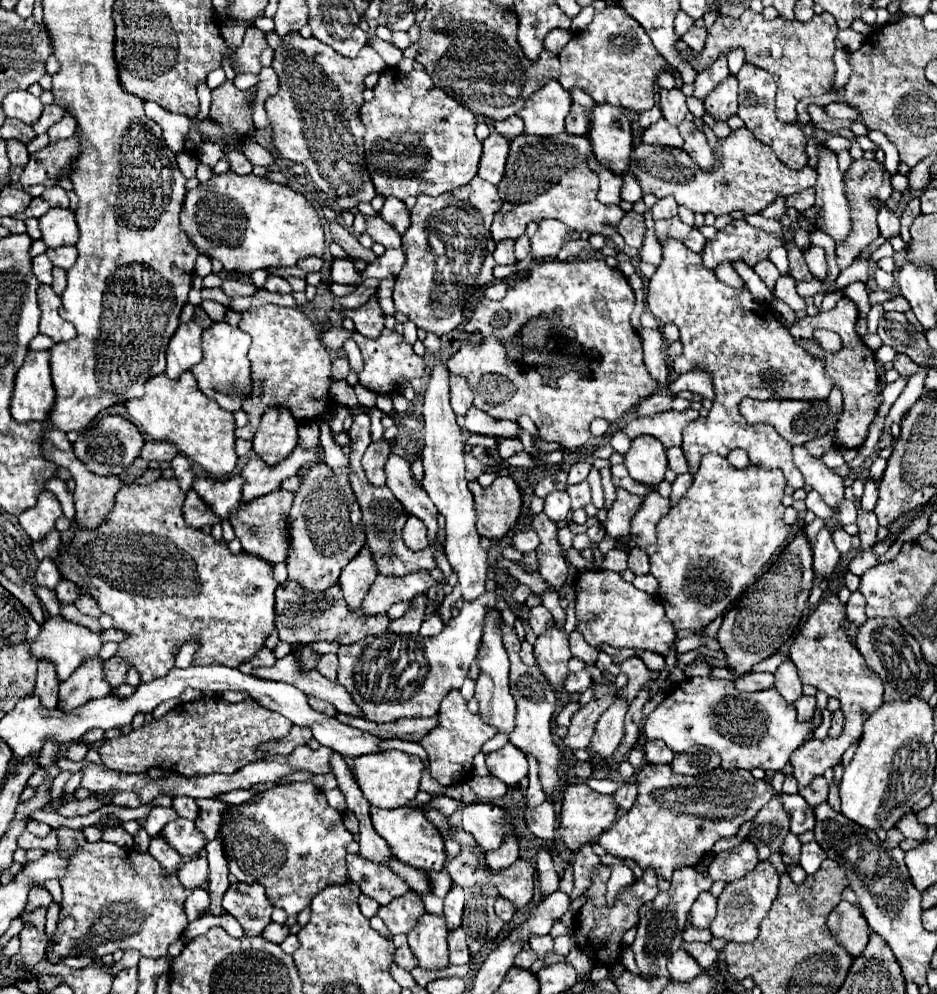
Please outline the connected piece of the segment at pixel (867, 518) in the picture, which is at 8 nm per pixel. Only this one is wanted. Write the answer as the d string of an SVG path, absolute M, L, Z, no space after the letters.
M858 506L858 528L860 528L860 550L868 550L876 544L876 528L878 528L878 518L874 512L862 512L862 508Z

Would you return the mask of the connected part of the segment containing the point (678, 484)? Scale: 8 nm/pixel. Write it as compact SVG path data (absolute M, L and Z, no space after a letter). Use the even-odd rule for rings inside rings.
M686 472L686 474L682 474L682 476L678 476L676 478L676 482L672 484L672 494L670 494L670 500L672 500L672 506L680 500L680 496L692 486L692 474L690 472Z

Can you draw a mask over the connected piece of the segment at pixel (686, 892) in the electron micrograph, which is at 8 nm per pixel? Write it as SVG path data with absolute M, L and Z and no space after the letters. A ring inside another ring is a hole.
M680 868L672 876L672 888L668 892L660 892L654 898L652 910L638 922L638 936L634 944L630 946L640 970L640 976L654 978L654 976L668 976L666 962L668 958L680 948L682 944L682 932L688 924L688 912L694 900L700 892L710 890L712 880L706 878L706 874L696 872L696 868Z

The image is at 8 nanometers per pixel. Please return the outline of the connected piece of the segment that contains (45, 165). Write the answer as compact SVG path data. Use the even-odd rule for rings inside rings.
M72 136L68 140L60 140L56 144L50 144L42 148L40 152L30 154L28 164L24 166L24 172L20 176L20 184L24 188L34 184L54 186L56 176L66 168L66 174L72 166L72 162L78 156L78 136Z

